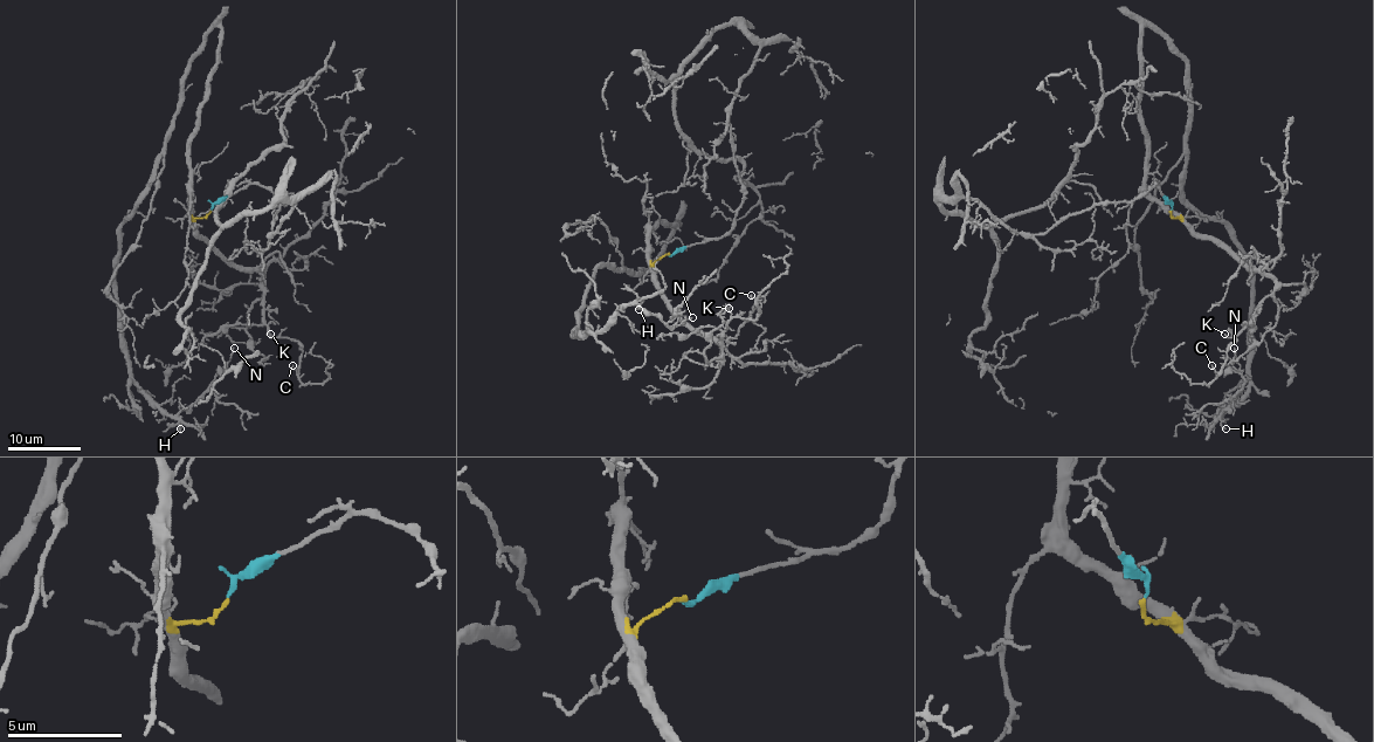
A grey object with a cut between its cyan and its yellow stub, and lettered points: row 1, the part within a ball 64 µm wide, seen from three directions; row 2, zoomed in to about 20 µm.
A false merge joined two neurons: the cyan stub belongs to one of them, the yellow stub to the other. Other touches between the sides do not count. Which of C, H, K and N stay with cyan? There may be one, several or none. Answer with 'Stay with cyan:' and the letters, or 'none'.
Stay with cyan: none

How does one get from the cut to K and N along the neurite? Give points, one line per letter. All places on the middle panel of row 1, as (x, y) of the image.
K: (669, 255), (654, 262), (660, 295), (719, 348), (719, 358), (722, 334), (731, 318), (729, 308)
N: (669, 255), (650, 260), (657, 222), (678, 227), (647, 269), (600, 266), (574, 334), (636, 304), (692, 317)

